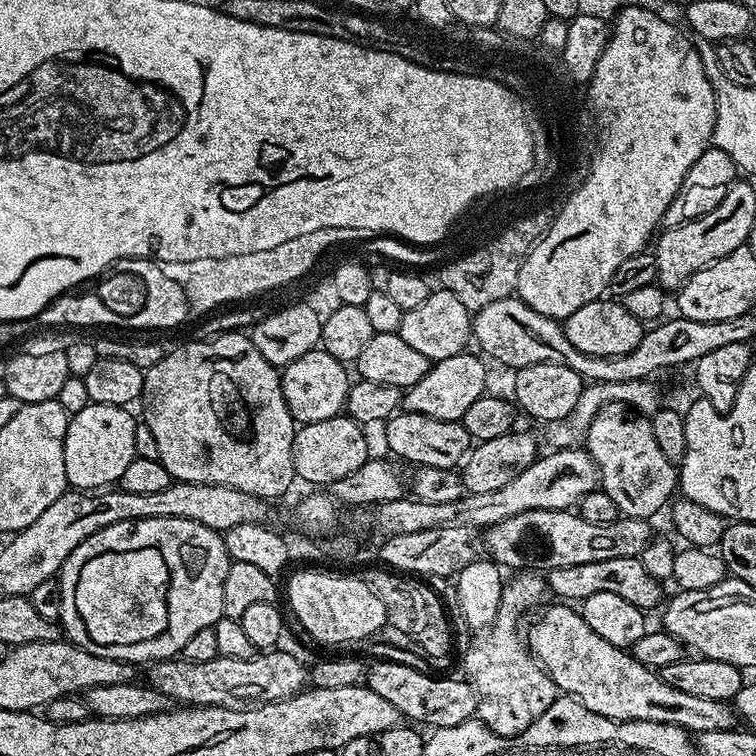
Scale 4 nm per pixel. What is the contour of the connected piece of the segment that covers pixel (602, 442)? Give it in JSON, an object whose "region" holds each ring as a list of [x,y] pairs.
{"region":[[[608,404],[602,410],[598,410],[594,422],[590,422],[586,451],[588,457],[596,463],[600,475],[599,487],[606,494],[610,494],[614,506],[618,506],[621,517],[651,521],[655,512],[665,511],[666,505],[673,499],[672,491],[677,491],[677,465],[671,464],[665,454],[662,454],[662,449],[654,438],[651,419],[645,413],[629,408],[626,404]]]}

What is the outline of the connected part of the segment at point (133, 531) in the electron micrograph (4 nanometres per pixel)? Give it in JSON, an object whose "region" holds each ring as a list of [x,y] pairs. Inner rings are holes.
{"region":[[[142,518],[106,526],[90,534],[86,542],[79,544],[70,554],[70,558],[66,558],[66,562],[60,567],[58,579],[62,590],[62,614],[59,623],[62,625],[63,635],[90,654],[124,660],[135,666],[142,664],[151,666],[157,660],[179,657],[186,642],[190,642],[190,638],[194,638],[198,630],[213,628],[225,615],[222,610],[222,586],[226,586],[226,570],[229,563],[223,535],[186,518]],[[108,538],[116,542],[116,548],[122,548],[126,544],[138,546],[142,542],[150,544],[150,571],[158,573],[159,587],[166,594],[166,598],[162,599],[170,606],[170,624],[172,624],[172,628],[168,628],[164,638],[162,636],[158,638],[160,640],[158,644],[150,640],[152,636],[138,640],[138,646],[116,646],[106,640],[96,640],[92,636],[88,638],[86,628],[82,626],[82,610],[80,606],[72,606],[72,594],[76,584],[80,582],[78,578],[82,572],[82,560],[88,560],[90,556],[106,550]]]}

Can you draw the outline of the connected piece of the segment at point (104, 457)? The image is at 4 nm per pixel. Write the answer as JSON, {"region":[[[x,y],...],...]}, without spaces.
{"region":[[[91,402],[82,410],[71,413],[64,439],[64,457],[66,478],[73,489],[104,490],[119,482],[126,466],[137,457],[134,430],[138,420],[130,413],[128,408]]]}

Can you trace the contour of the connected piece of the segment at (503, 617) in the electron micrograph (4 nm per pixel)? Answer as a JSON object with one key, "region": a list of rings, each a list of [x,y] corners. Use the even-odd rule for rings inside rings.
{"region":[[[524,570],[513,576],[516,577],[505,583],[493,624],[480,636],[480,645],[465,654],[463,672],[476,692],[476,716],[480,723],[494,734],[509,738],[523,734],[558,699],[556,683],[528,649],[522,635],[522,624],[520,628],[520,619],[531,608],[539,609],[545,603],[545,577],[532,570]]]}

